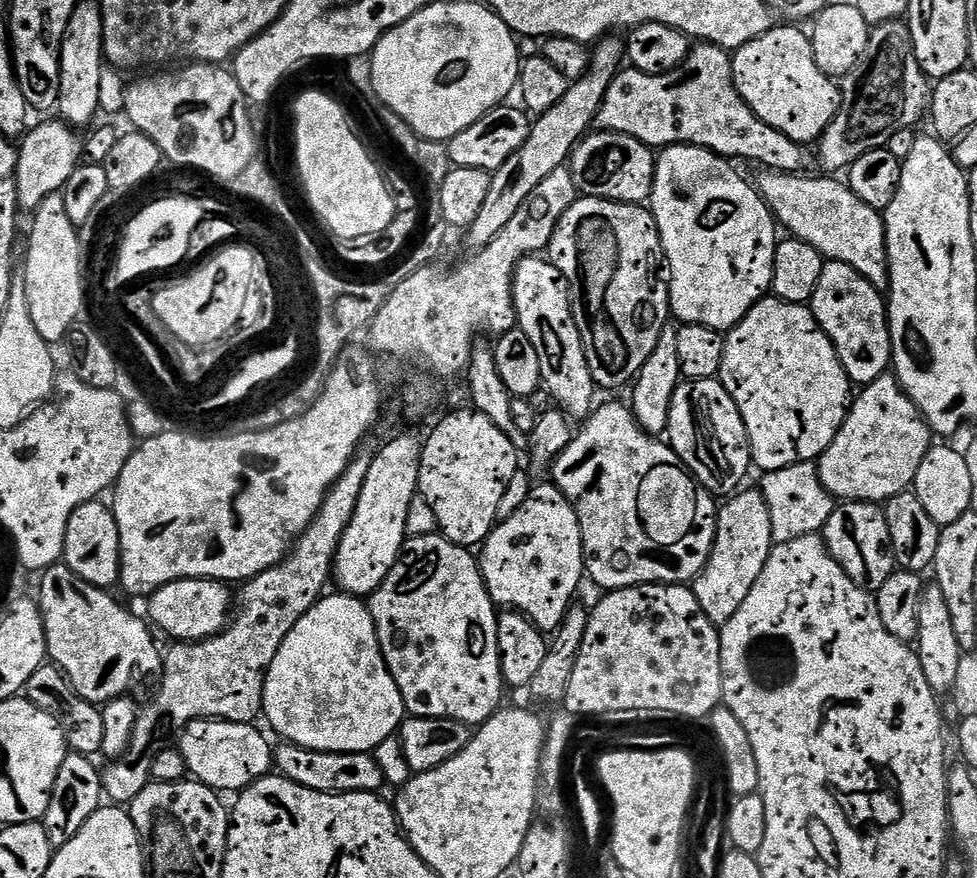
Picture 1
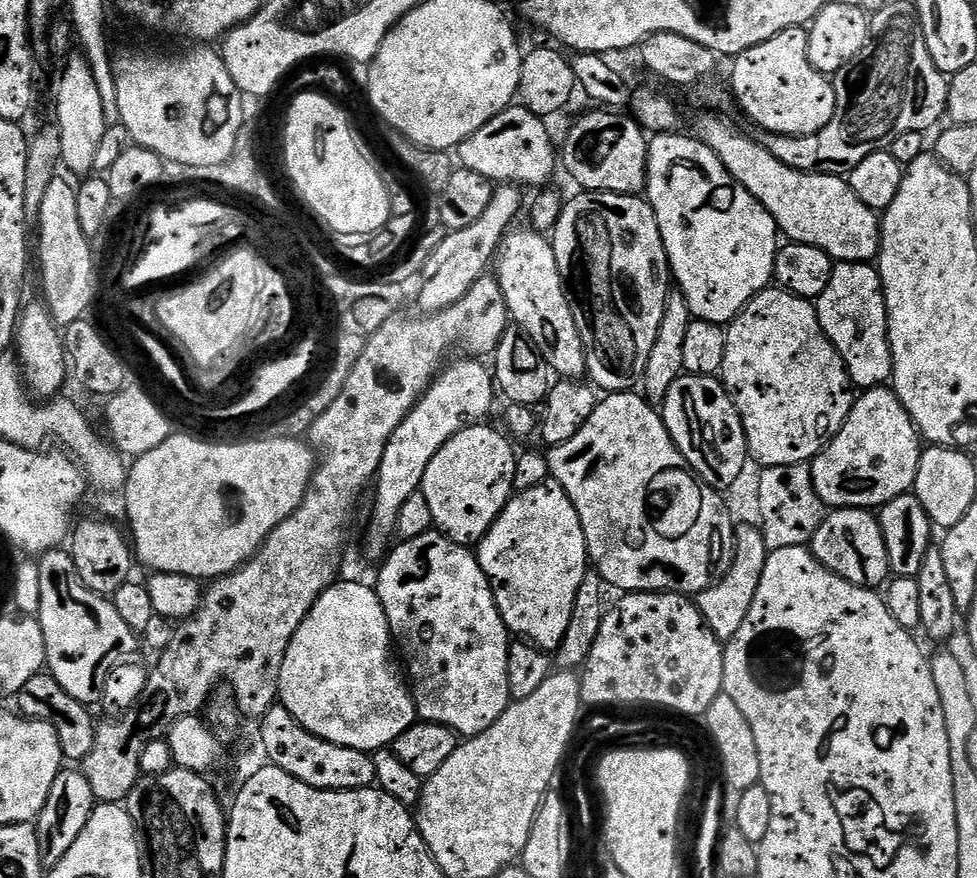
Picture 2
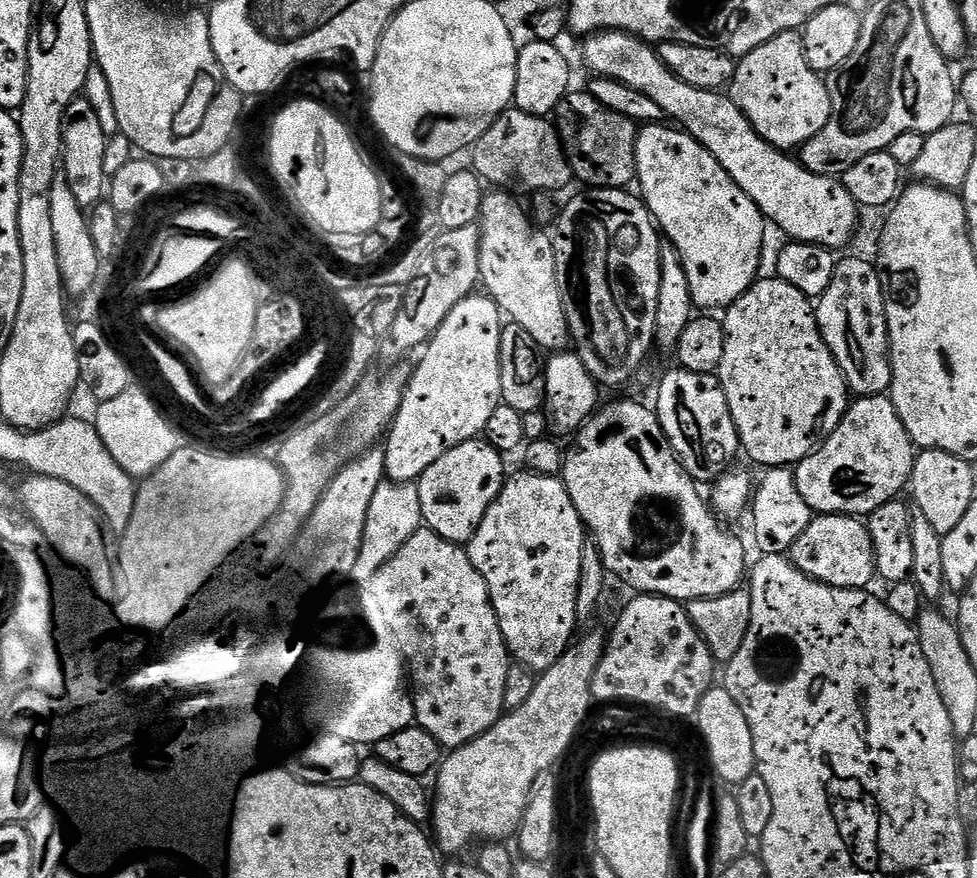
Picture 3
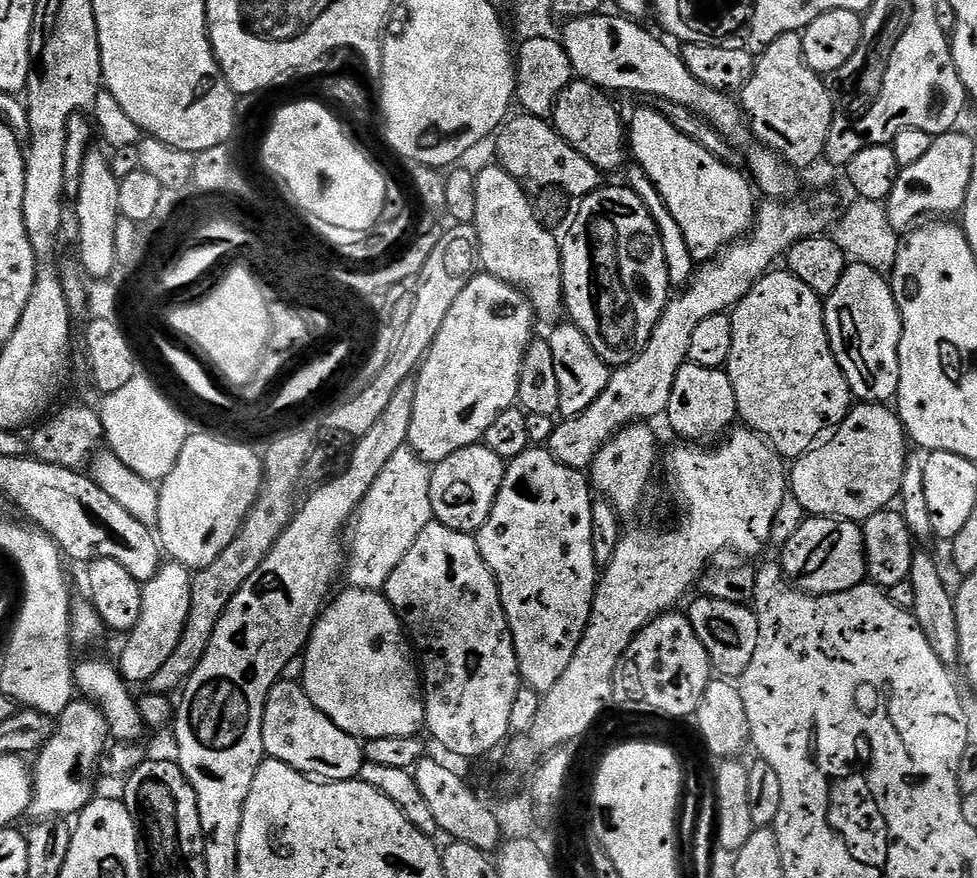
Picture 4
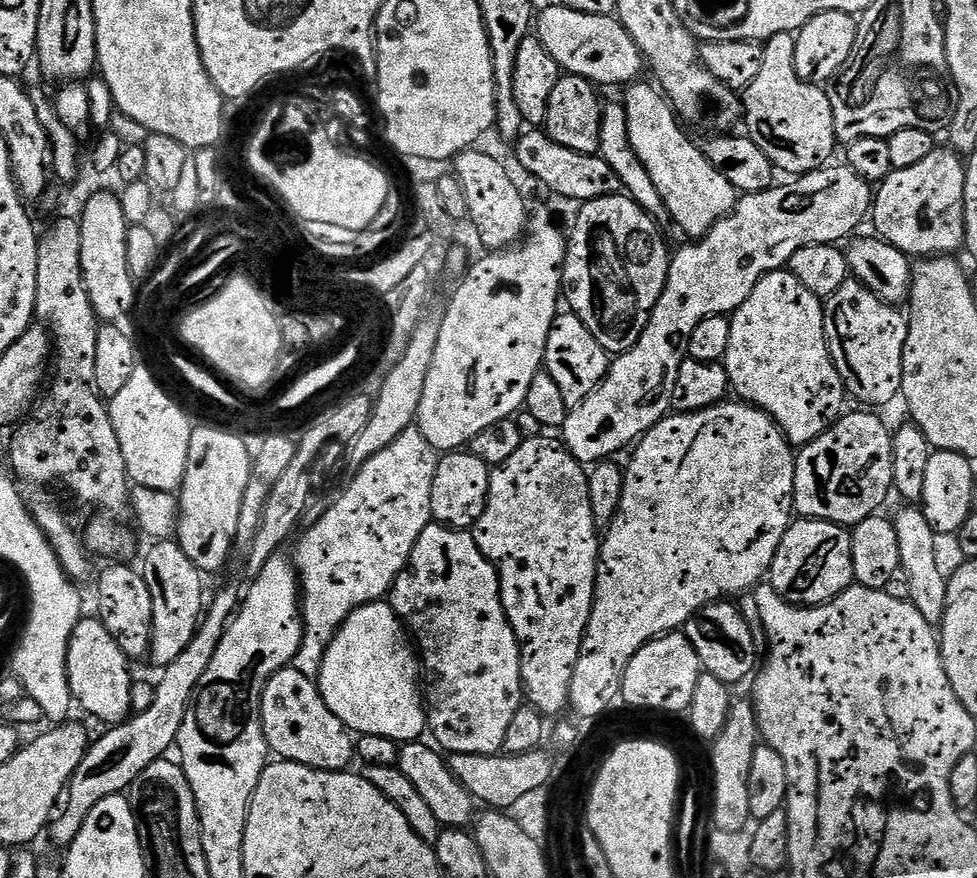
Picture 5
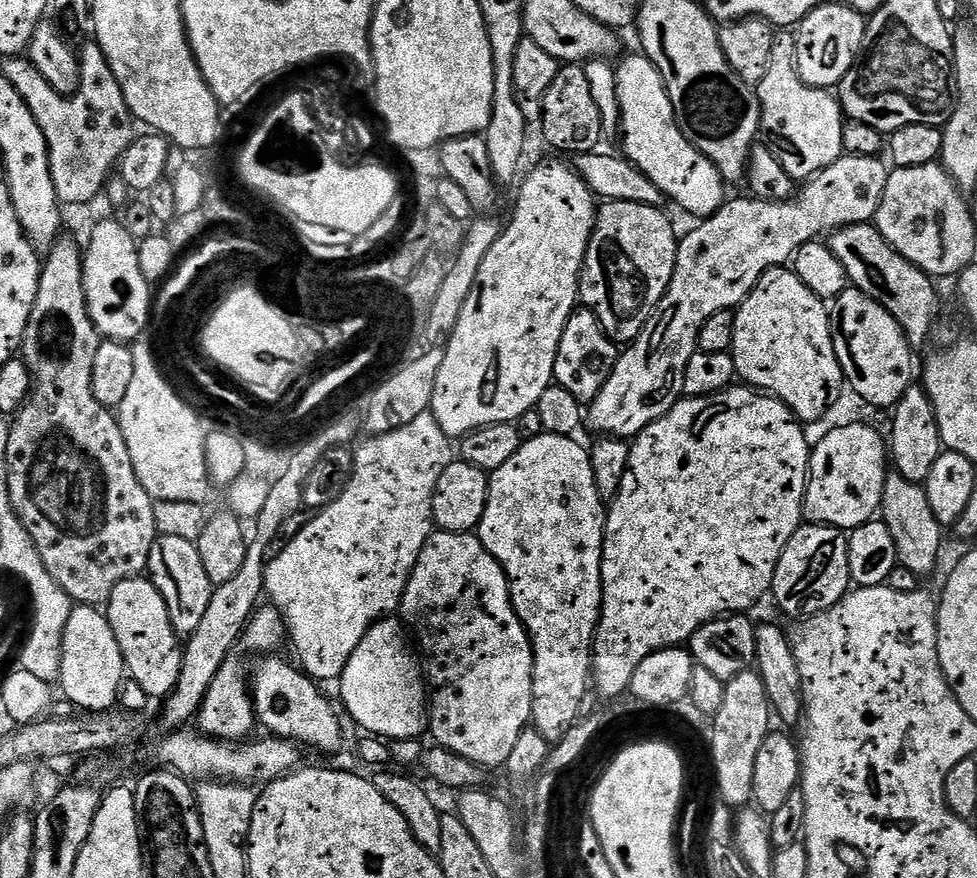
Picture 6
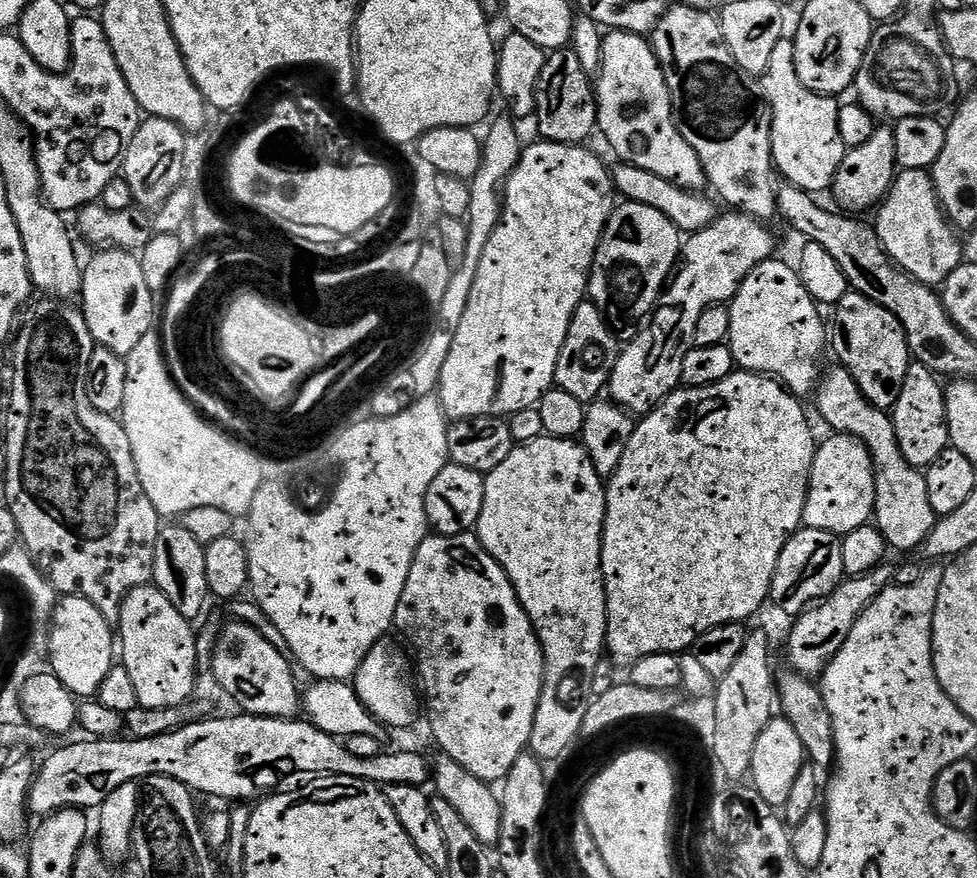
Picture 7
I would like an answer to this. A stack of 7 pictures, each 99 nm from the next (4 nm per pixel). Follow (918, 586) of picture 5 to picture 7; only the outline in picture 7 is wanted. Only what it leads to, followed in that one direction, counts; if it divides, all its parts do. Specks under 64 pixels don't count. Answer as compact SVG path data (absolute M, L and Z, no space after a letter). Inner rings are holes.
M843 366L835 367L823 373L822 383L814 393L816 408L833 433L852 436L868 448L872 469L876 472L874 526L886 538L889 549L912 552L916 548L917 551L934 530L938 519L930 506L930 494L926 494L924 472L902 458L902 446L898 446L898 434L894 434L891 415L885 409L875 408L865 398L858 382L854 382Z

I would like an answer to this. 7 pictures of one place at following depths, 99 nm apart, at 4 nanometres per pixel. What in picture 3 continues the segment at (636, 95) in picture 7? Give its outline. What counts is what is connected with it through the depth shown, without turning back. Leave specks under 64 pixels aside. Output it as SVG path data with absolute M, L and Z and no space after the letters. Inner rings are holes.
M664 122L645 124L639 129L636 138L636 174L638 185L640 184L638 192L644 203L648 205L648 210L652 213L659 231L666 237L667 243L675 247L677 254L680 255L681 264L685 268L686 279L689 282L693 305L700 310L716 310L712 308L724 310L727 309L728 305L733 304L742 294L746 294L746 290L752 287L761 275L760 255L764 252L764 224L766 225L766 217L760 212L760 207L735 184L730 178L730 174L726 174L726 170L722 170L720 163L693 136L688 135L687 132L681 130L679 127L671 126L672 128L667 128L666 125L667 123Z

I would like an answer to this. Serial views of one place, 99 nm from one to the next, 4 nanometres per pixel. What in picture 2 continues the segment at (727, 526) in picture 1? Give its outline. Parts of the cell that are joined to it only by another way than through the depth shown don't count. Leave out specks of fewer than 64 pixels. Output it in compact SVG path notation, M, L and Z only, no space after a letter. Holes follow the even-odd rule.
M739 525L736 528L736 553L730 570L711 588L695 597L694 603L700 610L700 617L721 642L732 640L734 634L738 634L742 622L746 622L746 614L750 614L754 594L758 594L758 582L762 582L762 570L766 566L768 554L761 529L754 525Z

